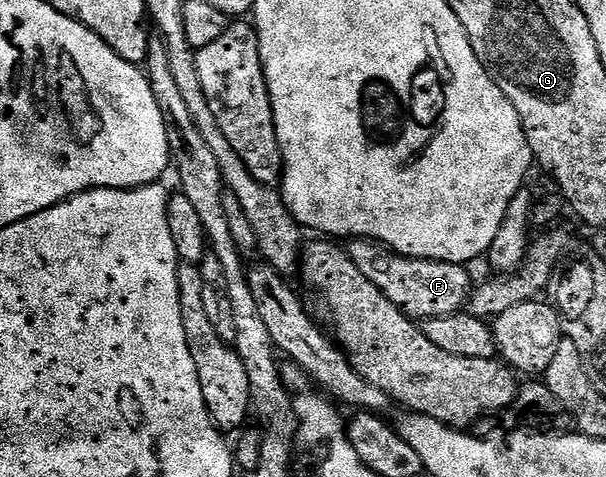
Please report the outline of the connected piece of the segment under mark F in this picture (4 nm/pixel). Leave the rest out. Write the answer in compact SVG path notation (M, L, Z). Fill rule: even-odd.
M369 238L352 240L348 244L347 252L359 271L362 271L391 303L395 303L408 317L414 319L462 312L466 308L469 294L475 288L475 281L469 278L465 265L402 257L401 254L394 254L388 246Z

